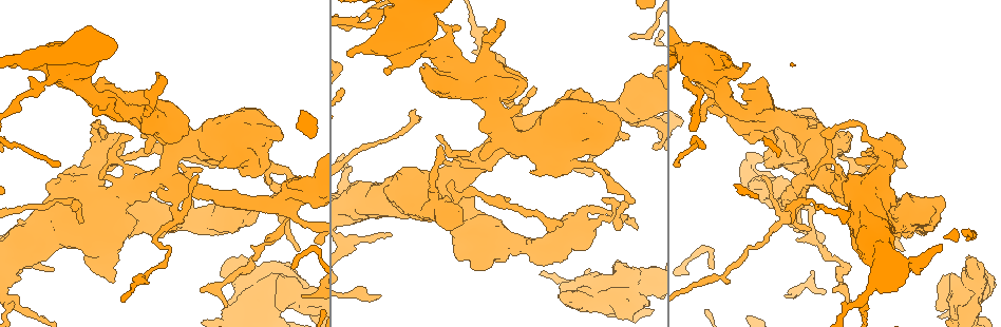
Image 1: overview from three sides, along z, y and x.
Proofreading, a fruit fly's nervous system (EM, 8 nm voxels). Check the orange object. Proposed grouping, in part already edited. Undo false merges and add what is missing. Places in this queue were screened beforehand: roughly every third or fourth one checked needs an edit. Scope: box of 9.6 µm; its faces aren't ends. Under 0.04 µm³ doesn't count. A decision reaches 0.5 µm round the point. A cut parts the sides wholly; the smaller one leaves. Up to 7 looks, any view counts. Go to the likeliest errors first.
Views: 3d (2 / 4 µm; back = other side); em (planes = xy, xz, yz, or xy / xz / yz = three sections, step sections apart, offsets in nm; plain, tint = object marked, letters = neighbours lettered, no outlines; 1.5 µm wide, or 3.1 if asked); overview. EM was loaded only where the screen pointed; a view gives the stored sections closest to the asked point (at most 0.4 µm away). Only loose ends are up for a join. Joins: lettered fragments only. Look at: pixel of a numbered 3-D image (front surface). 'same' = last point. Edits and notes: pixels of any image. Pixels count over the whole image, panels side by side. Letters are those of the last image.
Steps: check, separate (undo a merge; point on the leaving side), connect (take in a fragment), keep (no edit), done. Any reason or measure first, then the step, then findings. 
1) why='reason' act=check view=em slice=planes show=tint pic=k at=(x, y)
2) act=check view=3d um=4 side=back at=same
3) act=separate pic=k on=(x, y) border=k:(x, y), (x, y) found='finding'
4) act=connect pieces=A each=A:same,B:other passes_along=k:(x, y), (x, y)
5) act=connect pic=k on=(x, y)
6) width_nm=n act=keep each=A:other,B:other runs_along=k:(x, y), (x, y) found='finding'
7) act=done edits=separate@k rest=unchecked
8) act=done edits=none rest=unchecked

act=check view=3d um=2 pic=1 at=(836, 259)

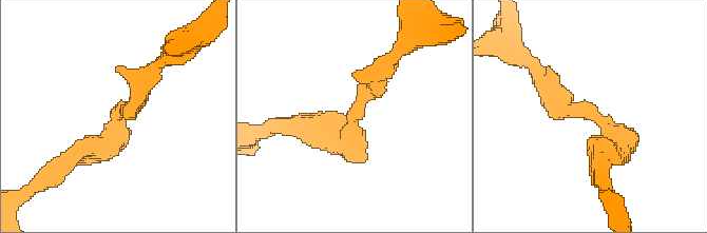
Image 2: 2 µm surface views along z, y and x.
act=check view=em slice=planes show=letters pic=2 at=(357, 119)

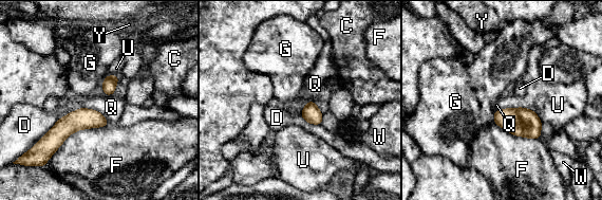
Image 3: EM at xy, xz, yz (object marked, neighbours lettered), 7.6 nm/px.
longest_contact=F:380nm act=keep each=C:other,D:other,F:other,G:other,Q:other,U:other,W:other,Y:other border=3:(82, 107), (96, 109), (109, 124) found='all the same neuron'

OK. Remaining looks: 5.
why='thick turns thin' act=check view=em slice=planes show=letters pic=1 at=(810, 210)

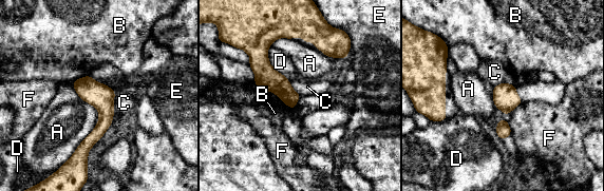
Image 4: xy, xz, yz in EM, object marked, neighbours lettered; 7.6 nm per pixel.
act=keep each=A:other,B:other,C:other,D:other,E:other,F:other found='one neuron here'

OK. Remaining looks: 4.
why='sharp bend' act=check view=em slice=planes show=letters pic=1 at=(687, 82)

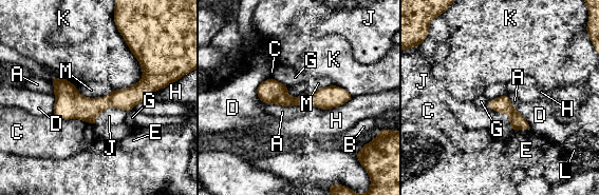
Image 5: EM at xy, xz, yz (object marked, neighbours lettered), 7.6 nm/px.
width_nm=120 act=keep each=A:other,B:other,C:other,D:other,E:other,G:other,H:other,J:other,K:other,L:other,M:other border=5:(333, 84), (311, 94), (286, 93) found='all the same neuron'

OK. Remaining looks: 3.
act=done edits=none rest=unchecked

